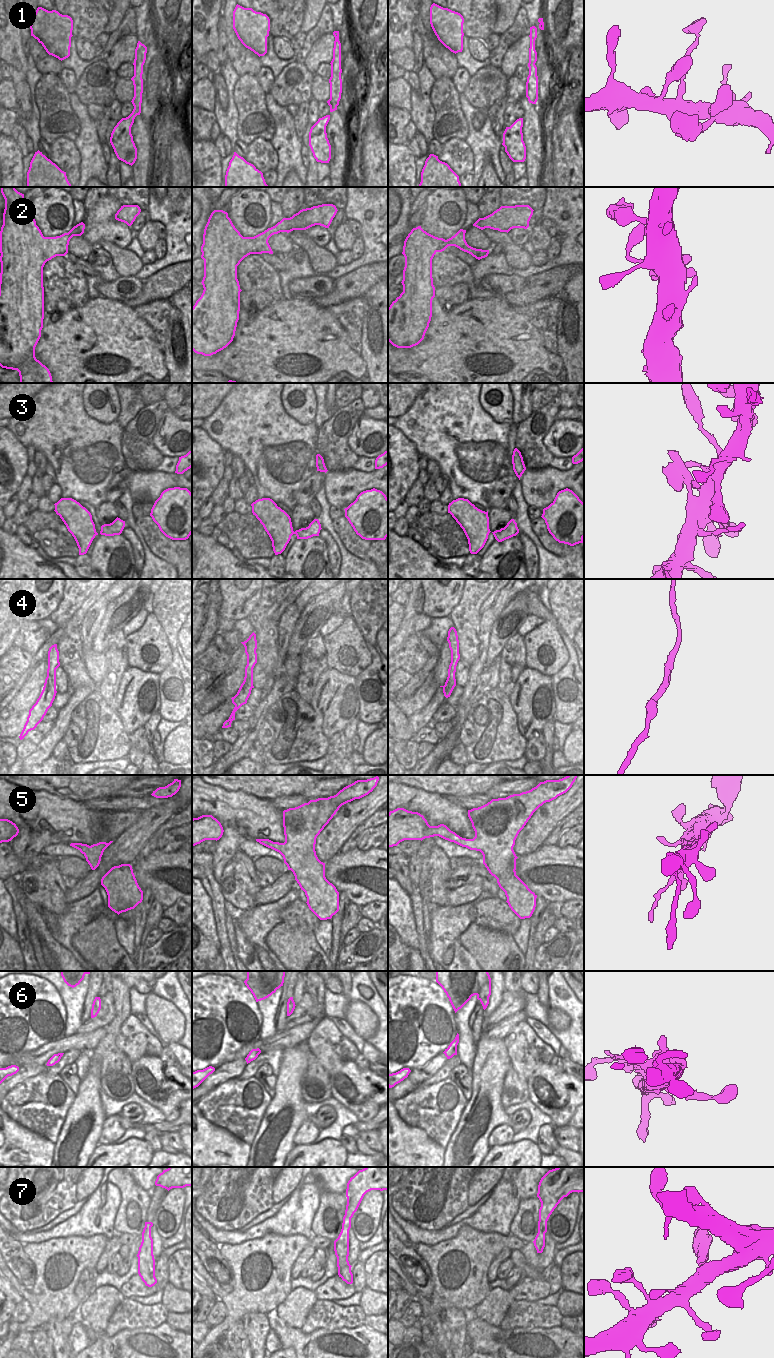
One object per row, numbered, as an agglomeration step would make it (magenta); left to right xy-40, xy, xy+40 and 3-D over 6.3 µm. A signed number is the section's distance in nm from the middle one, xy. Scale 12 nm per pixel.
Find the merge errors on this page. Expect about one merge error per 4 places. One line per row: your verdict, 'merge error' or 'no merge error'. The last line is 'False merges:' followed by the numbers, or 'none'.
1: merge error
2: no merge error
3: no merge error
4: no merge error
5: no merge error
6: merge error
7: no merge error
False merges: 1, 6

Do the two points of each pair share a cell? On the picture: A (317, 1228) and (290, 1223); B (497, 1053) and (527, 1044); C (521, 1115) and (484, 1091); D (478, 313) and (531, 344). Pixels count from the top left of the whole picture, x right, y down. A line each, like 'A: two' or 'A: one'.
A: two
B: two
C: two
D: one

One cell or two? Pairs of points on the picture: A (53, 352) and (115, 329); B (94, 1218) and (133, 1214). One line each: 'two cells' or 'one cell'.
A: one cell
B: two cells

